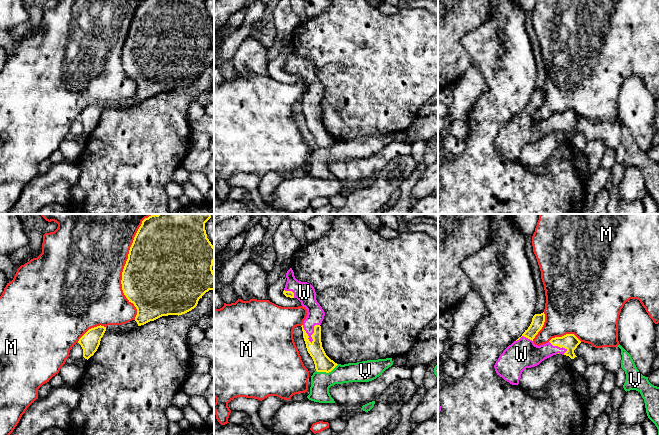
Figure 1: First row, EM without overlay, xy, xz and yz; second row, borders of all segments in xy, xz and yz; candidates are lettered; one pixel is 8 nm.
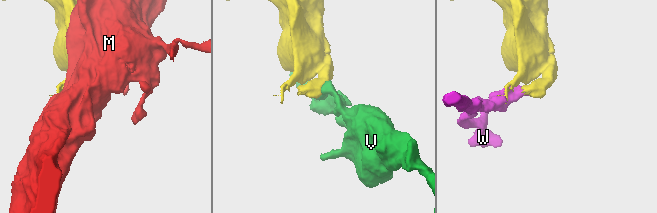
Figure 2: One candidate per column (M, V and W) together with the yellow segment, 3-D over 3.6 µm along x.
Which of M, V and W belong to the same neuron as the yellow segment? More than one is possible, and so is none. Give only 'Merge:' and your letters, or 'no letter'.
Merge: W

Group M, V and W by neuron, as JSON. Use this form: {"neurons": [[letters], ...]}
{"neurons": [["M"], ["V"], ["W"]]}

